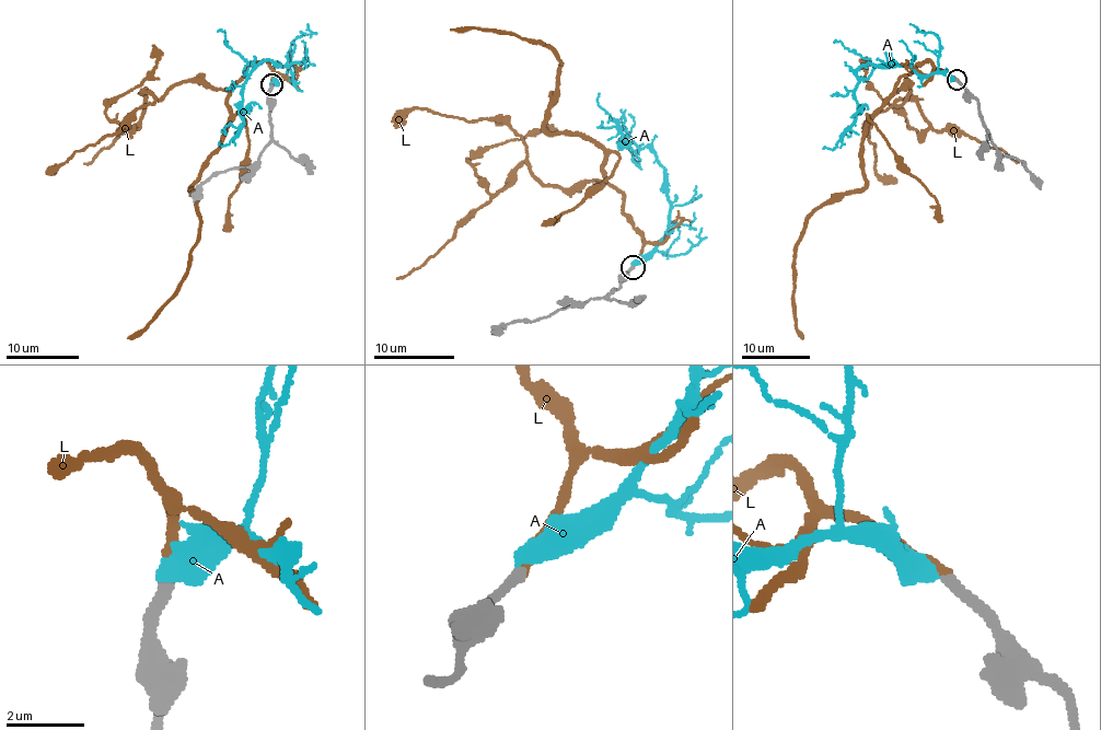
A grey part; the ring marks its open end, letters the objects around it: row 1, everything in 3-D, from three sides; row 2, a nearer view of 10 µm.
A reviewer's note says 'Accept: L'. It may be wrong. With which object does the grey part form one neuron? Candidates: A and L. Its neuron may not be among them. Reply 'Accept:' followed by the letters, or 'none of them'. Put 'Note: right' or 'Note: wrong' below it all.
Accept: L
Note: right

